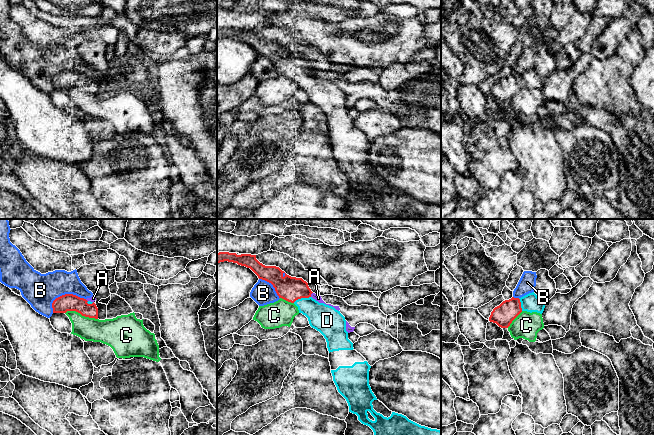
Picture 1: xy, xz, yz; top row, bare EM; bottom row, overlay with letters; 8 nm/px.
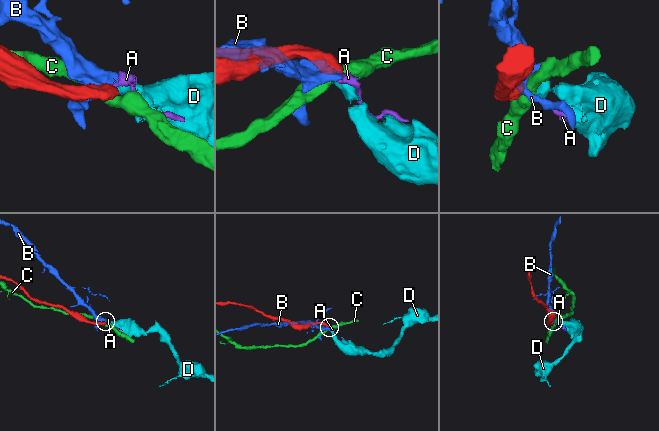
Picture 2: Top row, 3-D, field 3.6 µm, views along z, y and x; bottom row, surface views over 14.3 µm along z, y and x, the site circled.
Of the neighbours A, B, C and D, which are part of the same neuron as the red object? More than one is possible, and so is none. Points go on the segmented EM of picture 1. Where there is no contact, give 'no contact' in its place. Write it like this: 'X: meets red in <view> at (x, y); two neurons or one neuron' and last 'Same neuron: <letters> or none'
A: meets red in xz at (311, 293); two neurons
B: meets red in xy at (63, 295); two neurons
C: meets red in xy at (81, 314); two neurons
D: meets red in xz at (301, 297); one neuron
Same neuron: D

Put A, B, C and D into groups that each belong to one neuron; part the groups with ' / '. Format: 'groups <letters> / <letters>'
groups A B / C / D

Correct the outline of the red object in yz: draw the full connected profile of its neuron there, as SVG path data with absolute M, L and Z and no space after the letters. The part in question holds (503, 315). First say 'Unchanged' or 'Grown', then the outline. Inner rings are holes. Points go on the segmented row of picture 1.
Grown. M532 292L521 298L512 297L503 301L491 312L489 321L496 323L501 328L508 328L512 321L522 312L537 312L542 314L545 308L544 302L540 301L537 295Z

